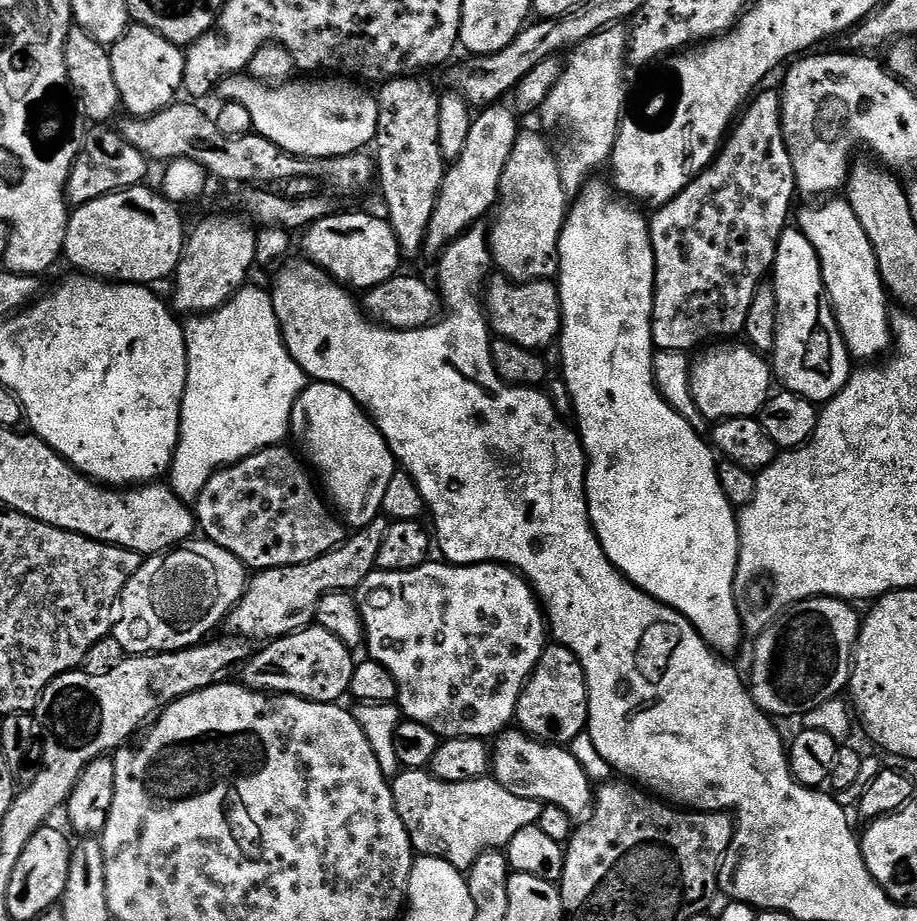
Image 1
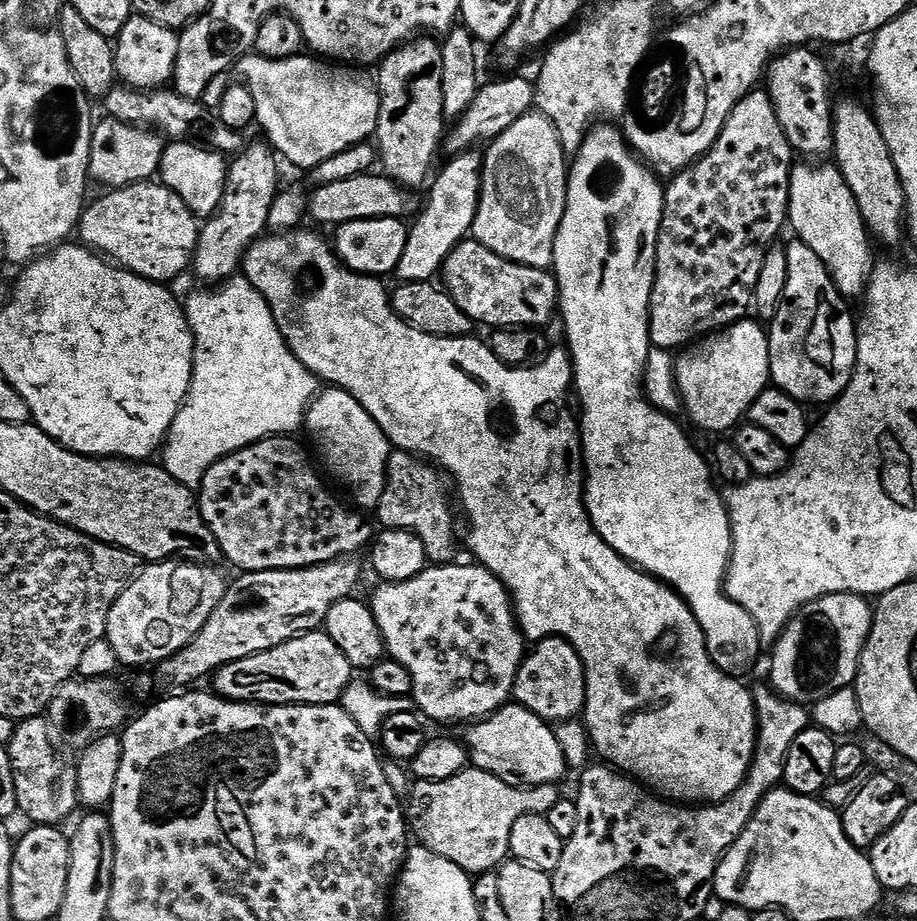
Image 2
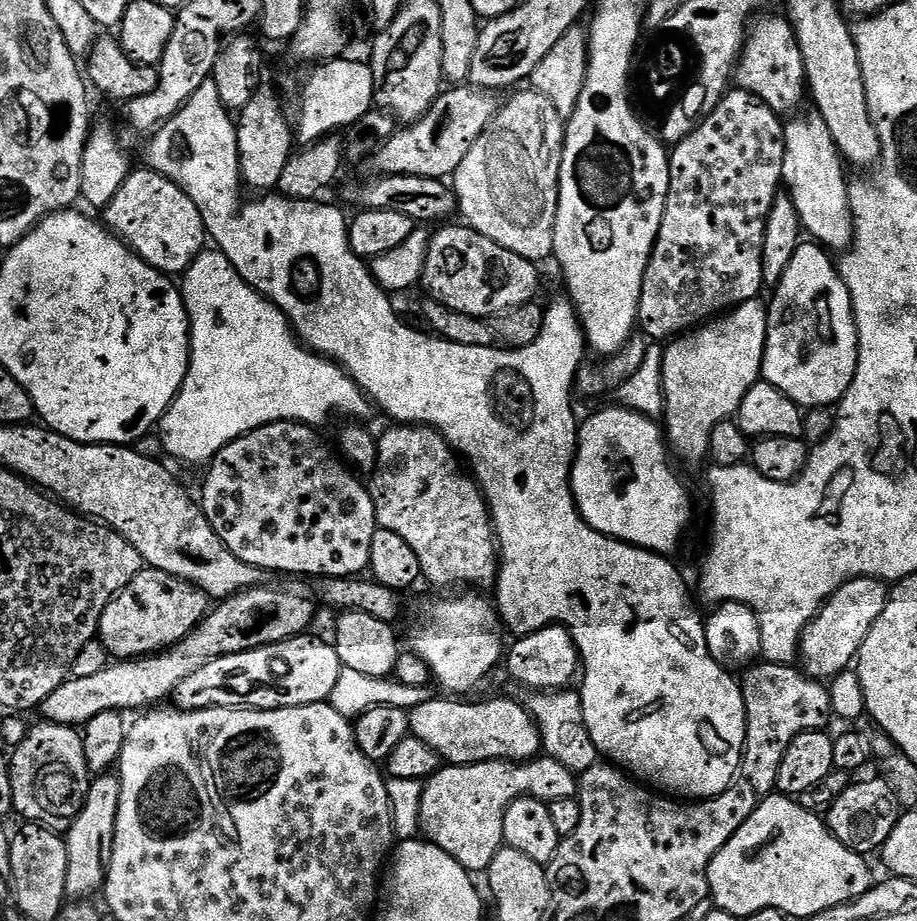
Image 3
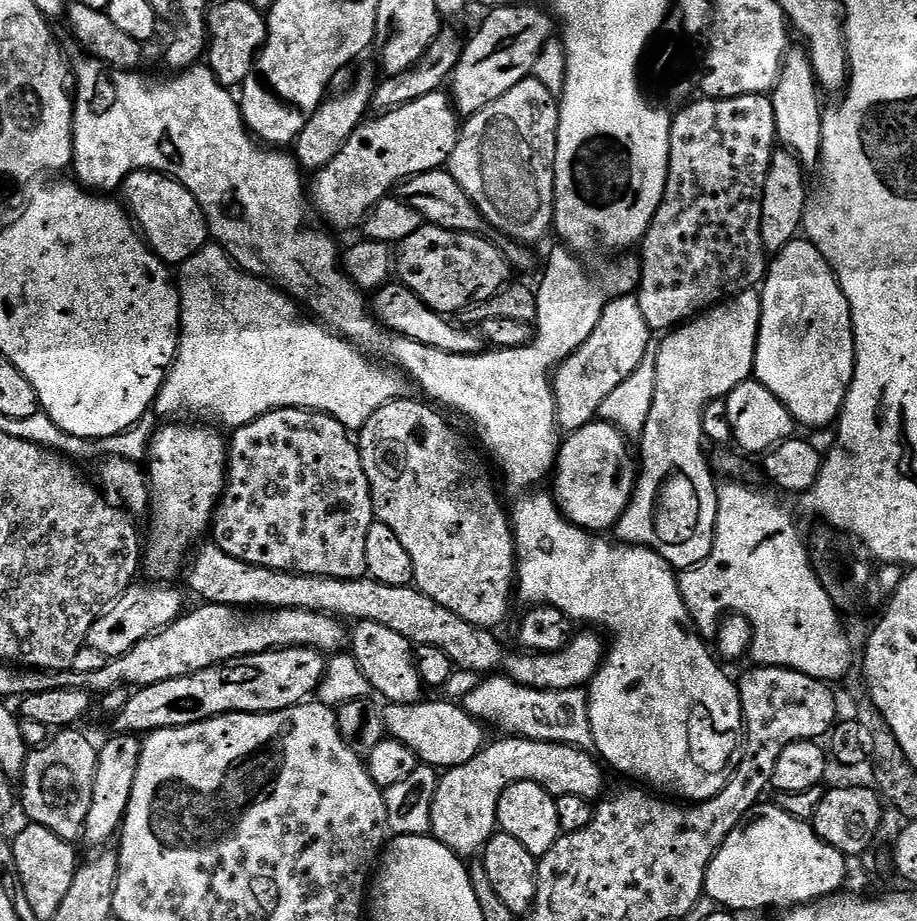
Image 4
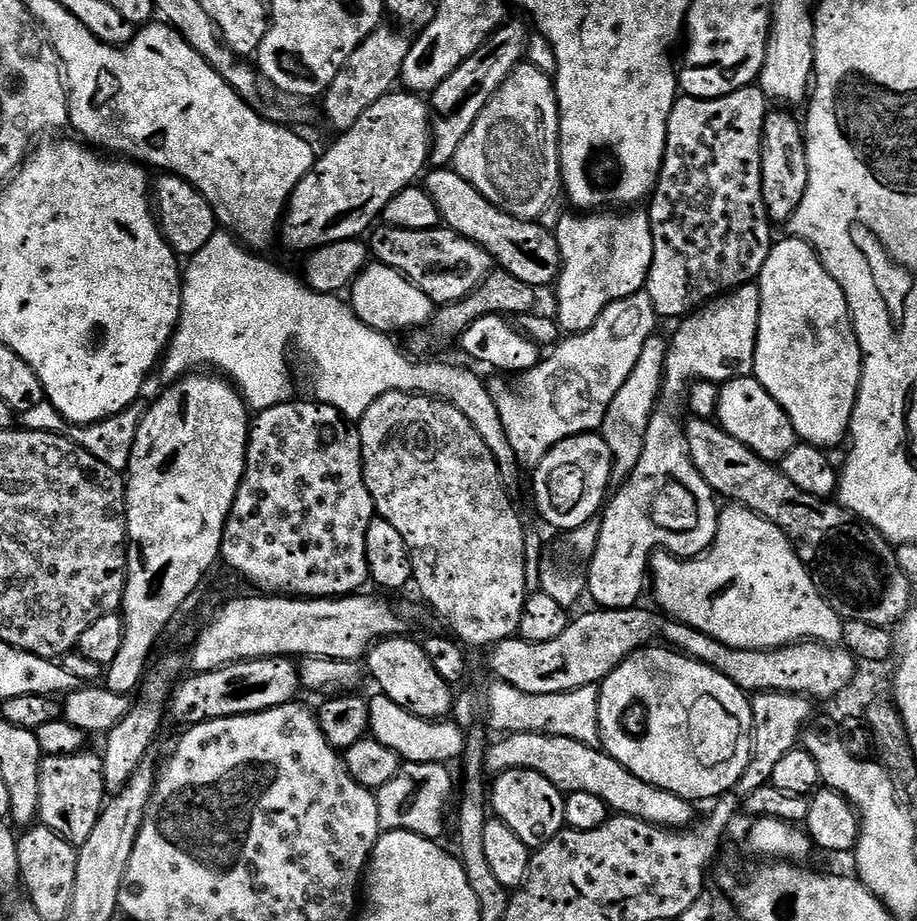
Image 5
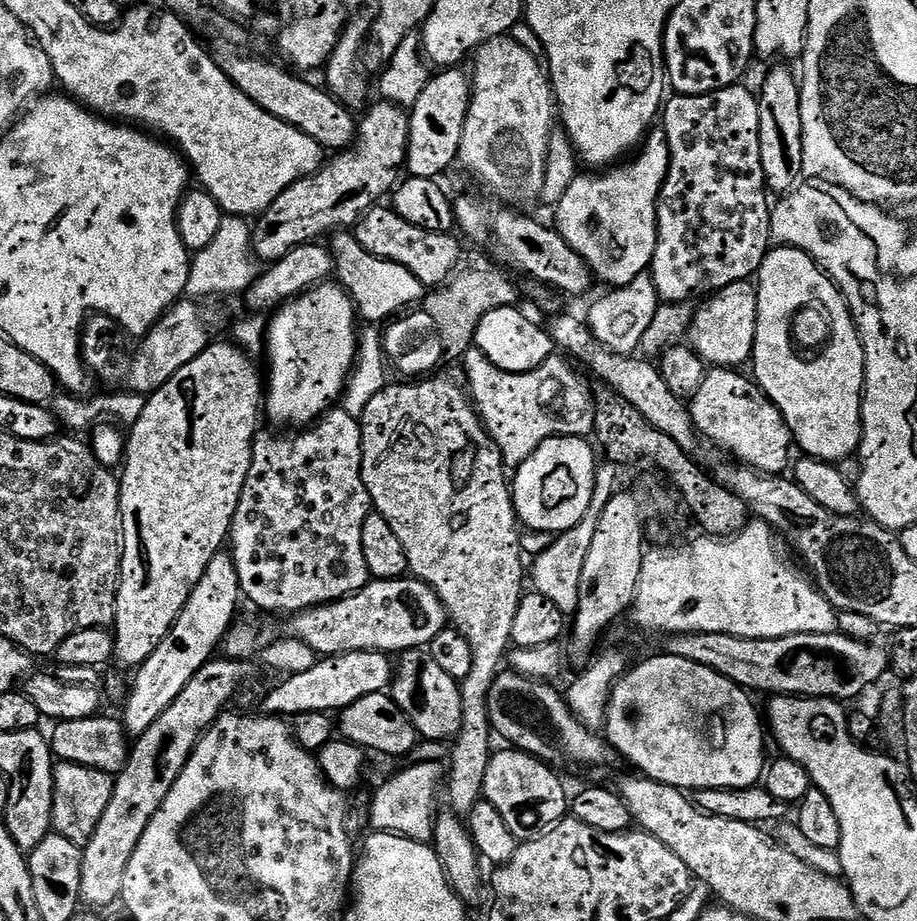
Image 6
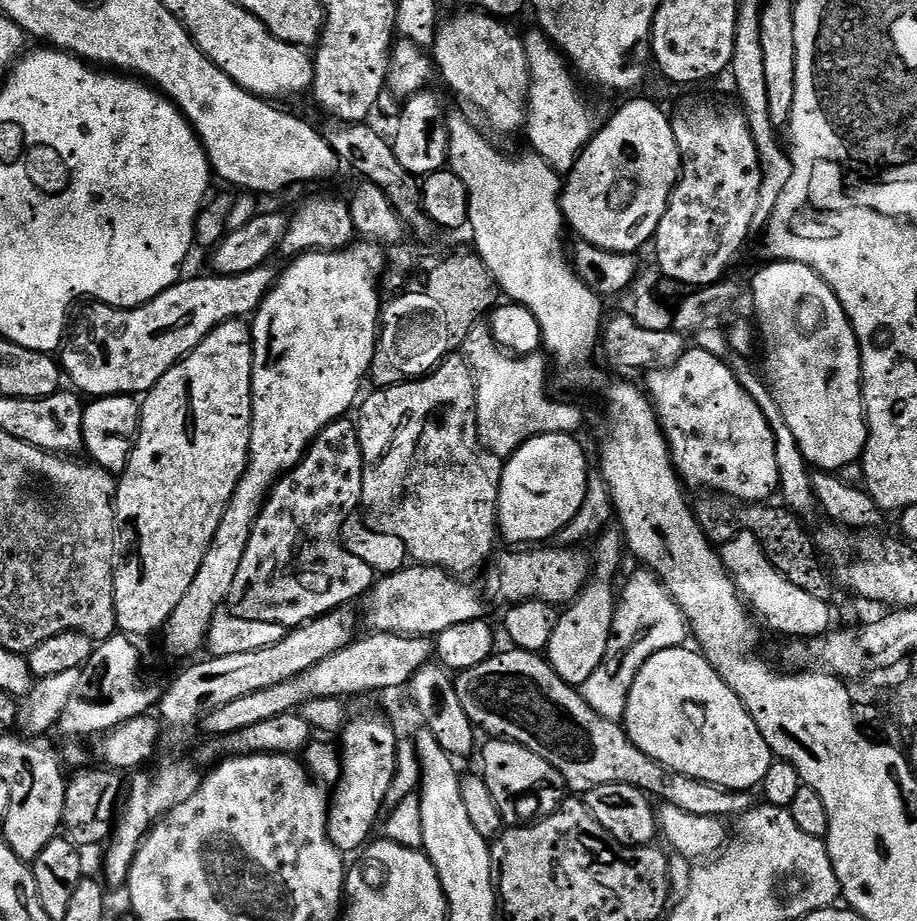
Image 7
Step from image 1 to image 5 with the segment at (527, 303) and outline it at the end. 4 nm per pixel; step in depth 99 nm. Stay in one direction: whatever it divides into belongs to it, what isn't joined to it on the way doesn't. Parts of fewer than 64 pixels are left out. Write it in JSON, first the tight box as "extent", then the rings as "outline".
{"extent":[371,226,494,306],"outline":[[[376,226],[371,229],[371,236],[371,255],[379,263],[398,270],[406,279],[414,282],[414,286],[425,292],[436,306],[465,299],[494,268],[494,261],[485,248],[479,248],[473,240],[459,236],[447,226],[430,230]]]}

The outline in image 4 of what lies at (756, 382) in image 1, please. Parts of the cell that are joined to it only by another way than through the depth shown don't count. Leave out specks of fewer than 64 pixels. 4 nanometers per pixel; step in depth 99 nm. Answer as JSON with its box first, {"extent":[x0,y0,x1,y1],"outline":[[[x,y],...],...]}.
{"extent":[614,292,760,570],"outline":[[[739,292],[714,308],[671,329],[656,348],[658,378],[654,382],[654,406],[646,418],[643,436],[639,437],[638,475],[636,489],[628,509],[620,516],[614,529],[617,541],[629,546],[652,548],[677,570],[687,570],[703,564],[714,546],[716,519],[718,518],[718,480],[710,463],[709,453],[704,453],[706,441],[702,418],[711,400],[729,396],[744,380],[753,375],[756,366],[756,343],[760,333],[760,292]]]}

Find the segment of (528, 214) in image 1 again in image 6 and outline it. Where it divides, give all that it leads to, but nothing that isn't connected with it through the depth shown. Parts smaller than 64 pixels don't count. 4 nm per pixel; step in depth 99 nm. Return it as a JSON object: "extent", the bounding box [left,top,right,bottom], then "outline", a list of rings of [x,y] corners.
{"extent":[459,35,554,200],"outline":[[[507,35],[494,37],[490,41],[486,41],[474,52],[476,58],[476,69],[470,72],[472,81],[472,101],[468,107],[466,114],[466,126],[462,130],[462,142],[460,143],[459,163],[465,164],[482,183],[488,188],[493,188],[500,196],[509,196],[512,200],[533,200],[539,197],[540,191],[544,189],[546,182],[546,154],[550,146],[550,138],[554,131],[554,97],[552,95],[552,86],[550,77],[546,71],[545,65],[541,61],[534,58],[534,54],[530,54],[530,50],[526,50],[522,46],[518,46],[518,42],[509,38]]]}

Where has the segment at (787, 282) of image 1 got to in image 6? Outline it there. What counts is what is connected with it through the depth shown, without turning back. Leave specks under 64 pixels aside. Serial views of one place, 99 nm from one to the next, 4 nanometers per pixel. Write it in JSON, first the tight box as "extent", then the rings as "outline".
{"extent":[750,246,864,462],"outline":[[[776,246],[764,257],[758,275],[755,277],[756,297],[758,298],[758,318],[756,319],[756,341],[752,347],[752,358],[750,368],[756,371],[755,383],[760,385],[765,396],[771,400],[772,405],[782,414],[786,426],[792,432],[795,447],[800,448],[805,457],[825,462],[839,462],[853,455],[860,446],[860,434],[862,425],[860,423],[860,406],[864,395],[864,347],[860,341],[860,334],[856,330],[856,322],[852,319],[852,311],[848,308],[844,296],[840,293],[836,283],[828,277],[816,264],[811,256],[807,256],[800,248],[789,248],[787,246]]]}

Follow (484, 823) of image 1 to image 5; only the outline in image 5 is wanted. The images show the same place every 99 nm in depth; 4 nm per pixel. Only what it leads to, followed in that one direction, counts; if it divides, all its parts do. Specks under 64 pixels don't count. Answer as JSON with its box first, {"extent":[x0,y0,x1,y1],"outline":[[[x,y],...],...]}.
{"extent":[484,732,693,830],"outline":[[[509,732],[501,735],[497,740],[500,740],[497,744],[489,743],[486,748],[484,767],[489,773],[499,774],[506,770],[518,770],[519,768],[534,770],[538,774],[542,774],[542,778],[550,778],[550,782],[554,782],[554,786],[558,786],[560,792],[565,794],[585,792],[594,794],[594,798],[602,798],[602,802],[606,802],[606,806],[613,813],[633,816],[647,824],[656,824],[659,828],[673,830],[687,829],[693,823],[693,801],[684,800],[678,794],[670,794],[666,790],[650,786],[650,782],[642,782],[642,778],[630,774],[630,770],[626,770],[613,756],[609,756],[600,748],[591,748],[582,742],[574,742],[574,738],[548,736],[545,732]]]}

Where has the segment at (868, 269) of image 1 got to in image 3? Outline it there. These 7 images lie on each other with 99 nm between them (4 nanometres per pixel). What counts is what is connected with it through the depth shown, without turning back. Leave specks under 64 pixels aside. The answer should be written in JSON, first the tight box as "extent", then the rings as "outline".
{"extent":[782,112,852,254],"outline":[[[809,112],[809,116],[796,116],[784,124],[782,184],[786,195],[794,202],[794,210],[798,210],[801,229],[807,235],[809,232],[815,243],[840,254],[852,247],[852,211],[848,201],[850,180],[844,177],[846,164],[834,138],[830,138],[826,122],[822,122],[819,112]]]}

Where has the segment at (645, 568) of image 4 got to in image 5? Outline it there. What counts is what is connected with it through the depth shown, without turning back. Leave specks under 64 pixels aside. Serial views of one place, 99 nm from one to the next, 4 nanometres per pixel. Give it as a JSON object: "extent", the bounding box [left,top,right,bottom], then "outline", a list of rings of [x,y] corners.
{"extent":[599,646,752,802],"outline":[[[649,646],[627,656],[599,685],[599,690],[603,751],[630,770],[630,774],[693,802],[711,801],[731,793],[739,785],[752,747],[752,702],[730,678],[667,646]]]}

